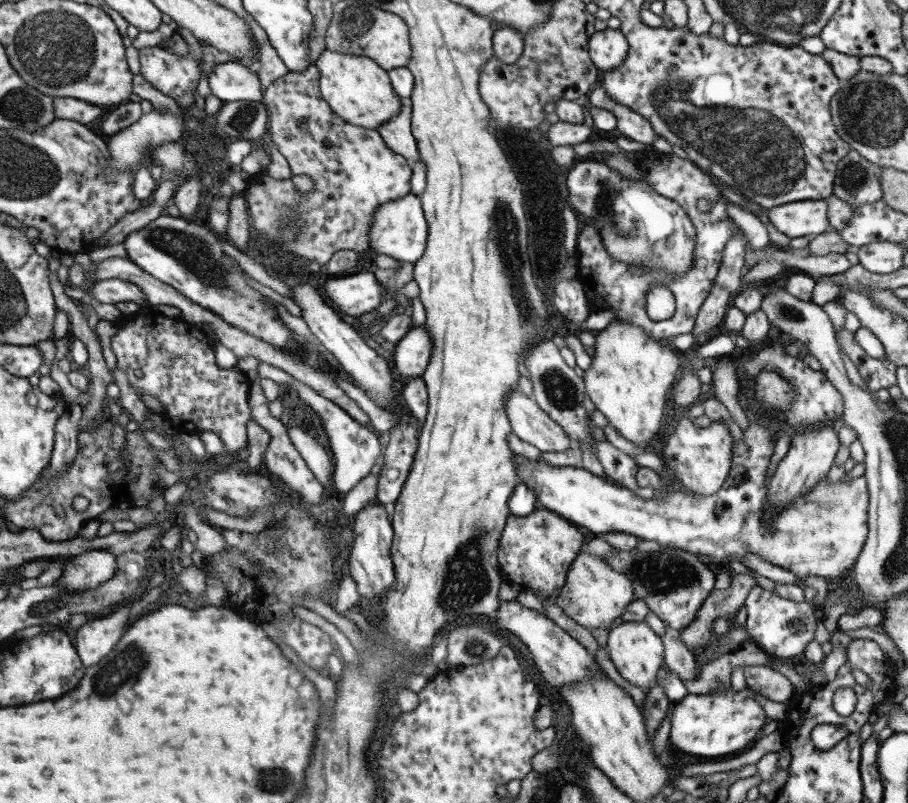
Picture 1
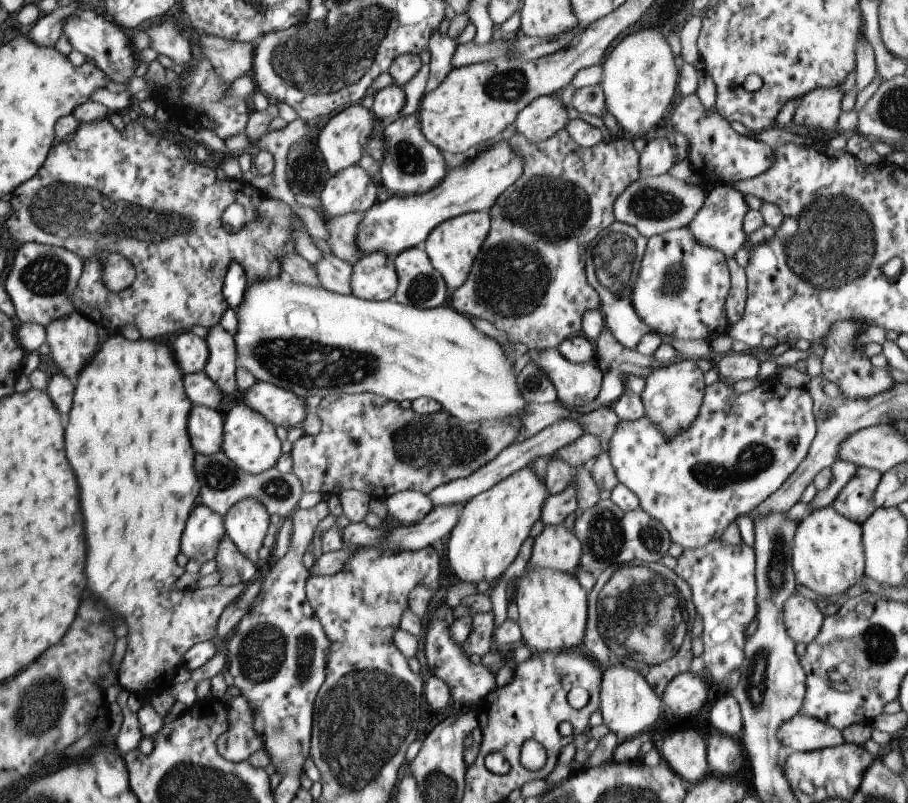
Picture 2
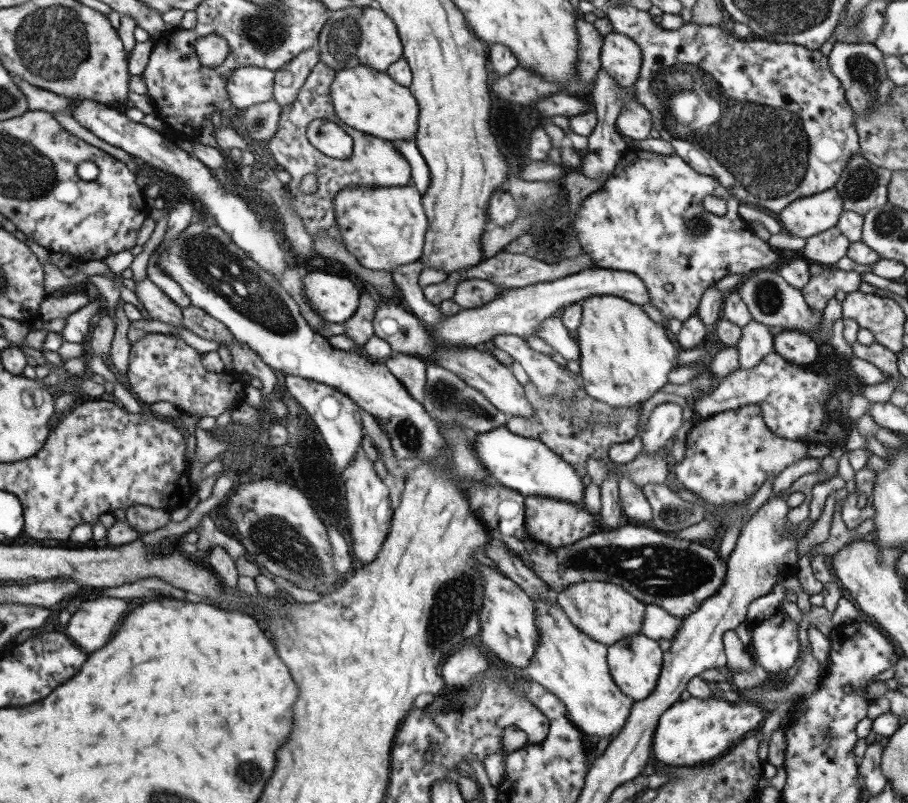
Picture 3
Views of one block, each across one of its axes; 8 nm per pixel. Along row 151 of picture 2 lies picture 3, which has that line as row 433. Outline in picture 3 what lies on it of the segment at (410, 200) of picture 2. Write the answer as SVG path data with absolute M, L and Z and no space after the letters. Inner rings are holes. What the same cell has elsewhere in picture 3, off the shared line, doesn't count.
M508 426L494 428L490 432L479 434L473 440L476 457L488 473L488 482L504 485L526 496L546 496L554 500L564 500L582 504L584 500L584 483L576 469L560 455L550 450L538 439L524 438L509 432Z

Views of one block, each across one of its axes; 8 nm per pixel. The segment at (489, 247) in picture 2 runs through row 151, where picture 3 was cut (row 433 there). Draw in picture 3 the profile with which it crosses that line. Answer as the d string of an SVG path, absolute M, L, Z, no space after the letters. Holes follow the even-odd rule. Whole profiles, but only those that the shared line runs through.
M532 380L524 385L526 399L534 407L534 416L532 418L522 418L514 416L507 422L509 432L514 432L524 438L538 439L545 444L550 450L553 450L562 459L570 463L582 477L584 490L591 483L591 478L586 472L586 460L595 458L603 460L608 457L608 450L613 444L622 444L628 442L636 436L639 427L639 416L642 412L644 402L640 402L632 408L618 408L594 400L584 388L578 388L574 394L570 406L566 408L562 400L558 398L542 398Z

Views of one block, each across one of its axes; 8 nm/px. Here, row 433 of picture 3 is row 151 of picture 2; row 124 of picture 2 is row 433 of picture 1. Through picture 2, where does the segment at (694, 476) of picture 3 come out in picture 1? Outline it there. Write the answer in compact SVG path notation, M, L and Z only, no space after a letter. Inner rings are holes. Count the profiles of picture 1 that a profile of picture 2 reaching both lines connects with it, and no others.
M683 417L670 436L662 454L664 463L676 480L677 486L704 496L714 494L729 478L732 466L733 438L725 421L712 421L710 426L699 428L692 420Z

